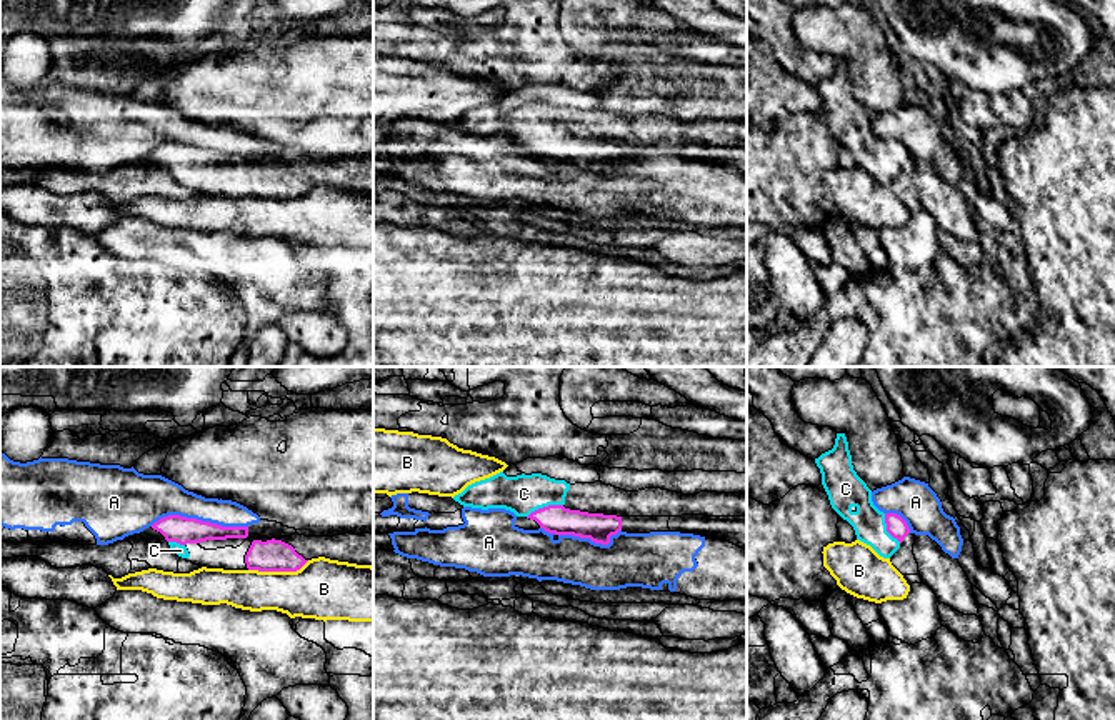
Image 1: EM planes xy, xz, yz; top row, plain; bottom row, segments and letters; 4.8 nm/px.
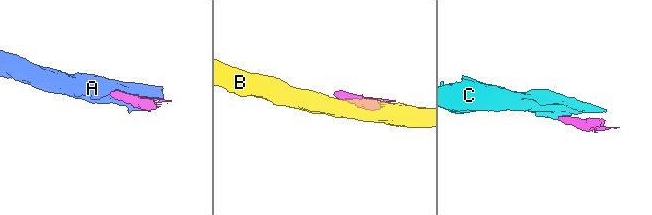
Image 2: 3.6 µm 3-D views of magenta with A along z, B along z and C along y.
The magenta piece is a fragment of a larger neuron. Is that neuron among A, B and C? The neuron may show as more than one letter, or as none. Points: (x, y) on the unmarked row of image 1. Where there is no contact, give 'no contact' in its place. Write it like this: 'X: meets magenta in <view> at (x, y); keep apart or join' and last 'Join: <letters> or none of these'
A: meets magenta in xy at (199, 147); keep apart
B: meets magenta in xy at (279, 197); keep apart
C: meets magenta in xz at (544, 134); join
Join: C

